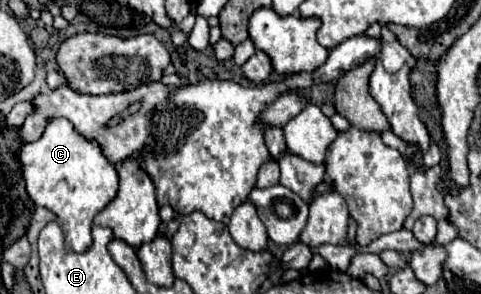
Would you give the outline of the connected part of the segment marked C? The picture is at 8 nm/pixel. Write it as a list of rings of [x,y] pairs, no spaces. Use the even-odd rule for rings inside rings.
[[[49,119],[43,135],[33,143],[23,143],[17,157],[21,161],[23,179],[25,179],[27,193],[33,199],[33,203],[53,211],[57,215],[57,219],[61,221],[59,225],[63,227],[67,249],[75,251],[75,253],[83,253],[91,245],[91,223],[93,223],[95,213],[99,213],[117,195],[119,179],[117,179],[115,167],[99,151],[99,145],[95,141],[89,141],[83,135],[79,135],[67,119]]]

